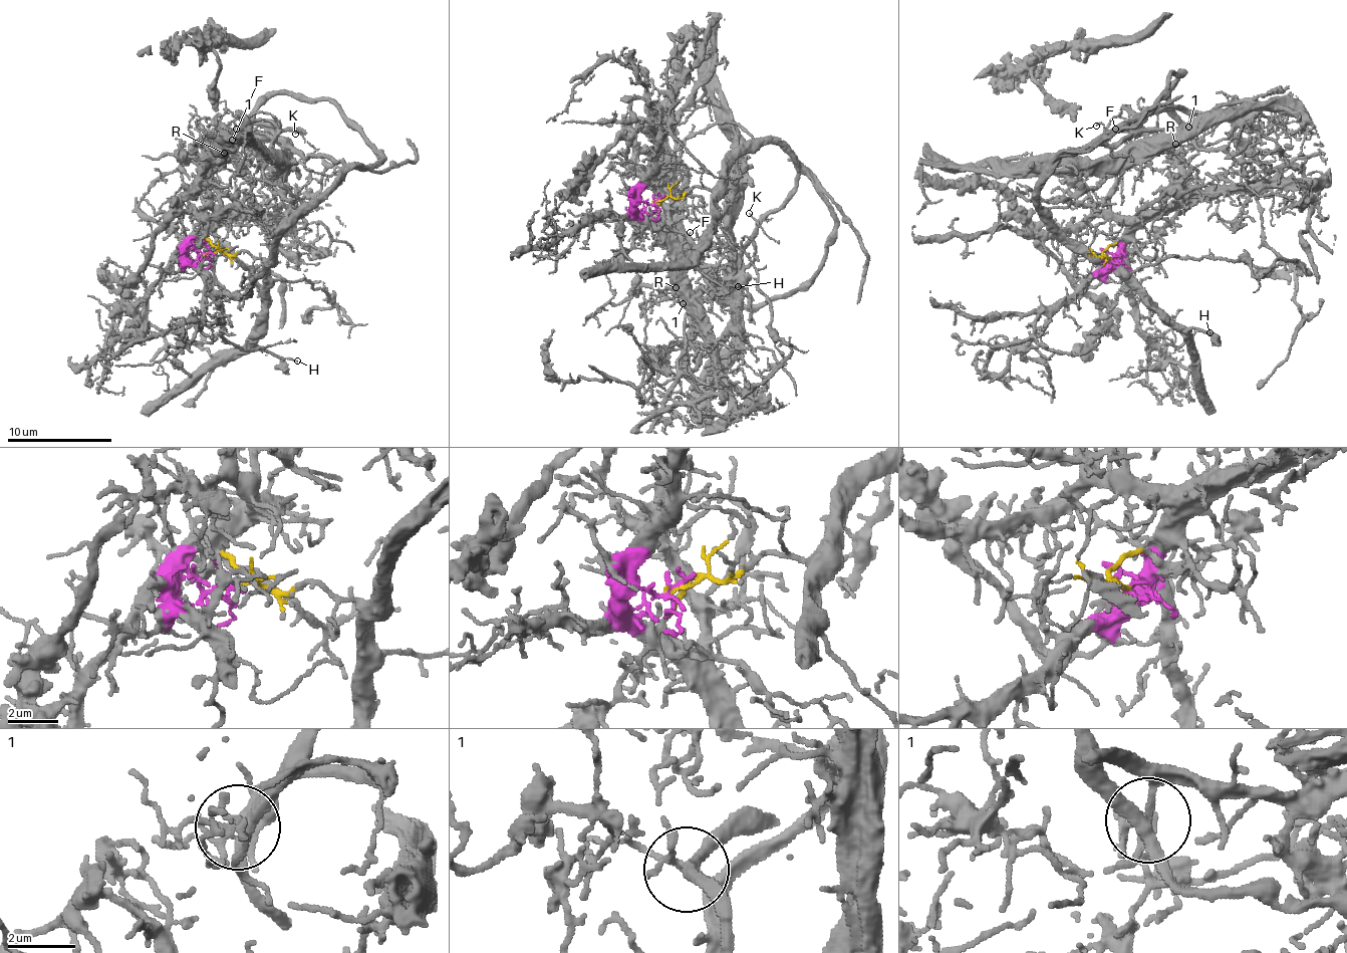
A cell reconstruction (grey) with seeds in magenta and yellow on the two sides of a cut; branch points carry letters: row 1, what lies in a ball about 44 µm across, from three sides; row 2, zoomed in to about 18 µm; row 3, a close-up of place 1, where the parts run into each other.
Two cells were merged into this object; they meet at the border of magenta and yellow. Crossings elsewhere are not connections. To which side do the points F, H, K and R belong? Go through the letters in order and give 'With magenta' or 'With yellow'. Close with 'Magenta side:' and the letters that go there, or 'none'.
F: With magenta
H: With yellow
K: With yellow
R: With magenta
Magenta side: F, R

